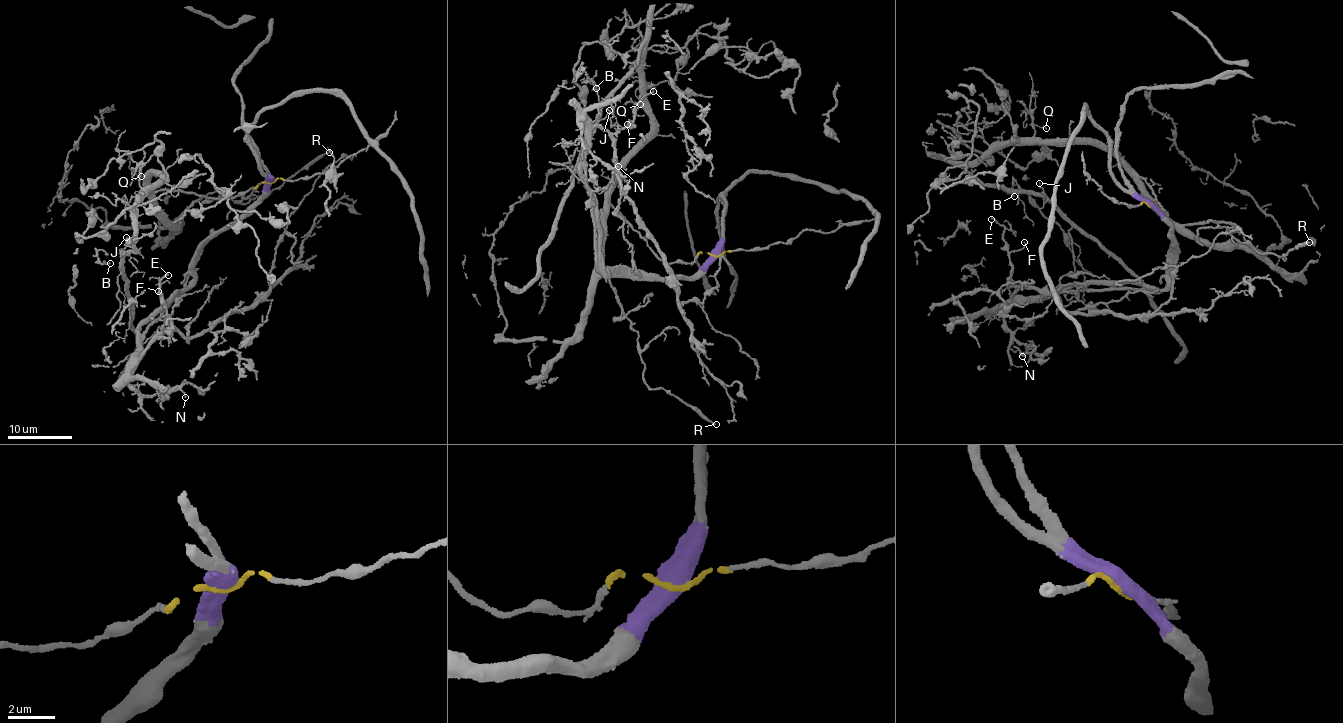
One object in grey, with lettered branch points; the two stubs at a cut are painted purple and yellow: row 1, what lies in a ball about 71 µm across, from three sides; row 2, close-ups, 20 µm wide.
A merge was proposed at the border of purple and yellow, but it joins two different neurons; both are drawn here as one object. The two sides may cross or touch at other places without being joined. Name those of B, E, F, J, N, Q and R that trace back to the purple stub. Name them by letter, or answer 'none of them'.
E, F, N

